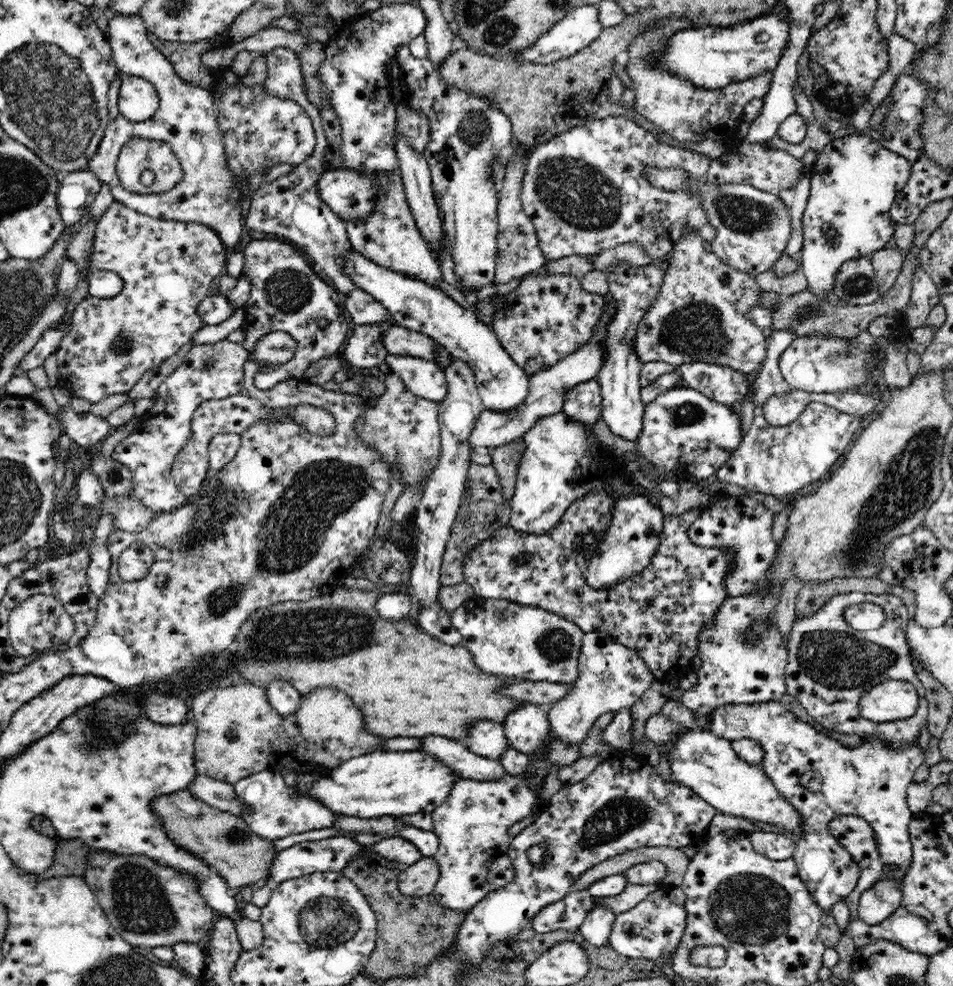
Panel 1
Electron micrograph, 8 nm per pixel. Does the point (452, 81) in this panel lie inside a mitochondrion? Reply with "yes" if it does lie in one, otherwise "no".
no

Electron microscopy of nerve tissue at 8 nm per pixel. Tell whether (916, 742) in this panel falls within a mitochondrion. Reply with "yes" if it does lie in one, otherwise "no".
no

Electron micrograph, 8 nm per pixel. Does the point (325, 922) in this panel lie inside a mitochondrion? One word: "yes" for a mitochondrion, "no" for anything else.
yes

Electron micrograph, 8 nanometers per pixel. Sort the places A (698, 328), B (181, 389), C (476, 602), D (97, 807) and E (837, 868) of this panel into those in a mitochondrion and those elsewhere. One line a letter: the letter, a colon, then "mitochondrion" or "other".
A: mitochondrion
B: other
C: other
D: other
E: other

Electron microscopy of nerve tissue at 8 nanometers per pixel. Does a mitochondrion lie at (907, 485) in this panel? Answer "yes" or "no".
yes

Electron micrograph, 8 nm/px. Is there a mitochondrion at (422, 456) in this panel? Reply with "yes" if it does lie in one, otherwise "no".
yes

